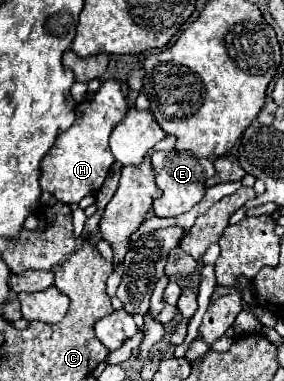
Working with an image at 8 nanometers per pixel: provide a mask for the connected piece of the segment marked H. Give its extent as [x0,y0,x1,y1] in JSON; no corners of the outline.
[41,81,127,205]

